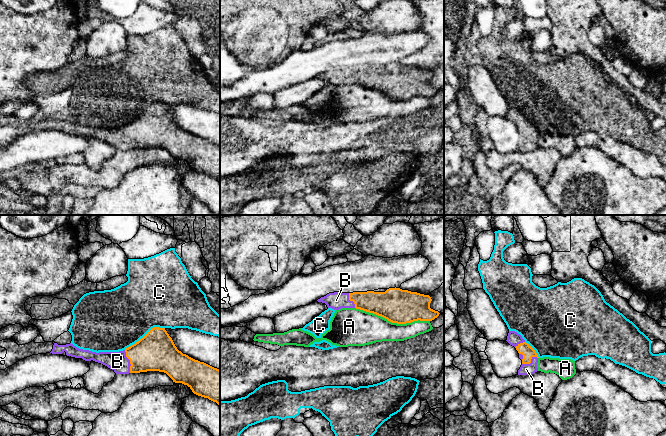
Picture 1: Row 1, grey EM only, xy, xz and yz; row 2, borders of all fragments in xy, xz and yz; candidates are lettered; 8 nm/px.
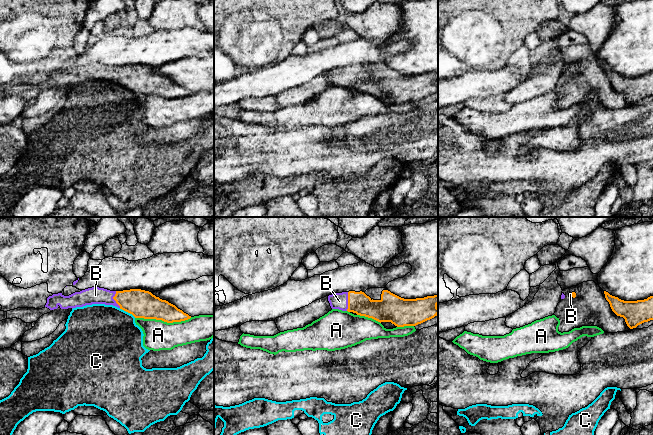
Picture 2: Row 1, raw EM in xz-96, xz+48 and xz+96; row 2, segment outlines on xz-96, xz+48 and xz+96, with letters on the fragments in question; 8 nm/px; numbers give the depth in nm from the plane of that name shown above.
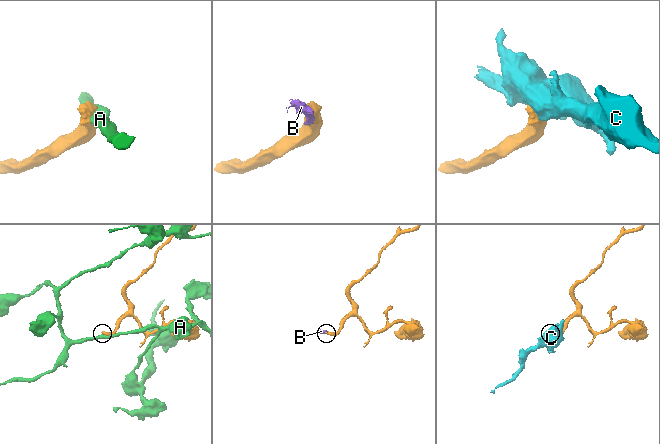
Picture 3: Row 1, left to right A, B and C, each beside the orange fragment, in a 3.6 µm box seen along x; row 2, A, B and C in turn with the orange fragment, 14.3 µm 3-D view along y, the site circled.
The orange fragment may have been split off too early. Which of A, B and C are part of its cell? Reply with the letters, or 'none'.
B

